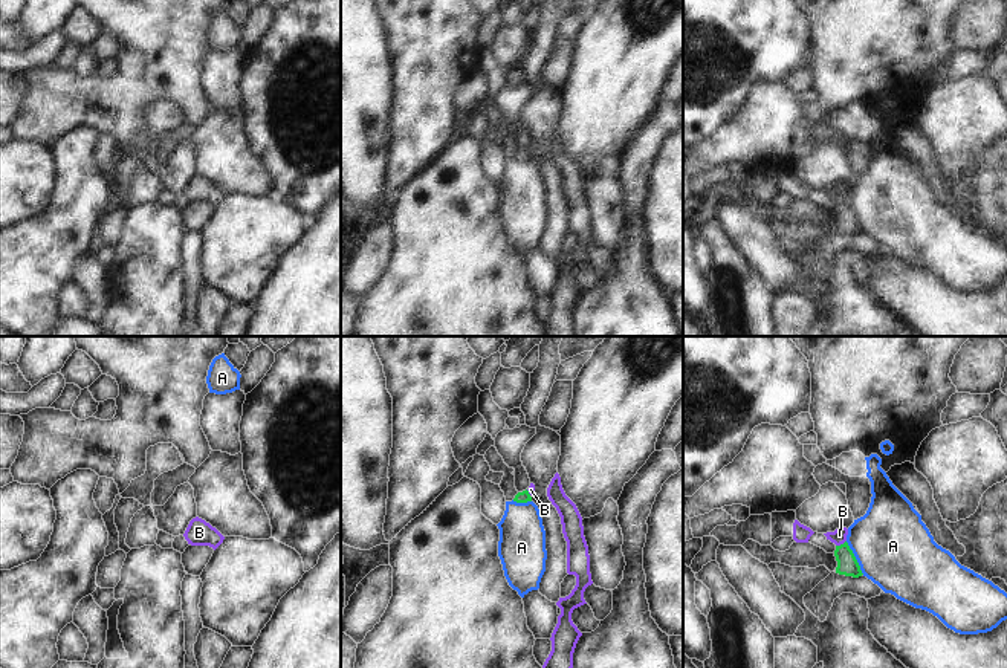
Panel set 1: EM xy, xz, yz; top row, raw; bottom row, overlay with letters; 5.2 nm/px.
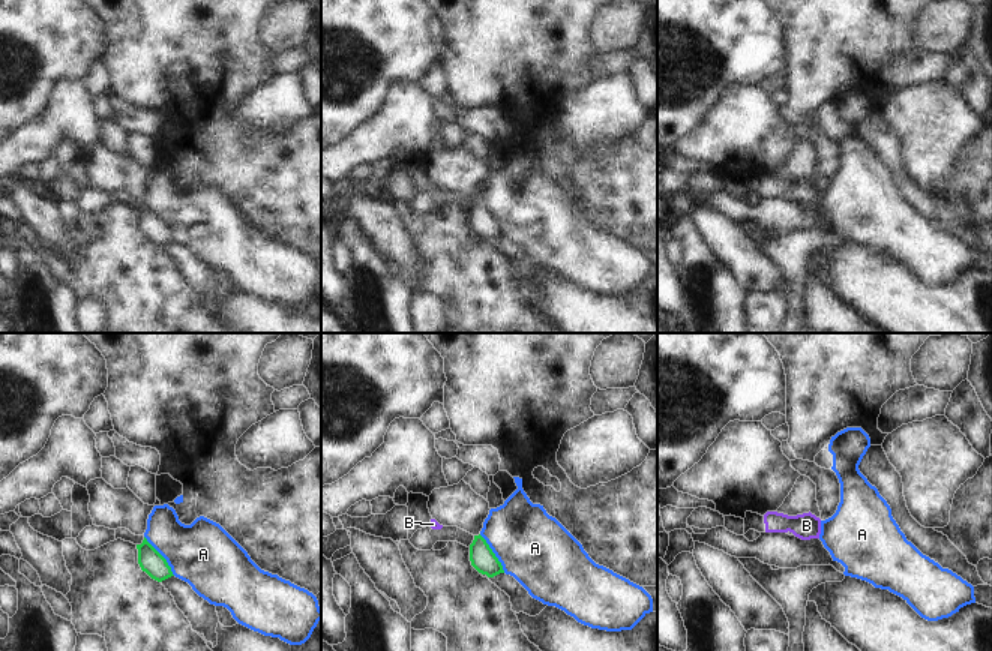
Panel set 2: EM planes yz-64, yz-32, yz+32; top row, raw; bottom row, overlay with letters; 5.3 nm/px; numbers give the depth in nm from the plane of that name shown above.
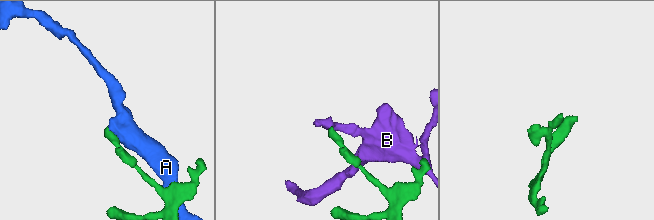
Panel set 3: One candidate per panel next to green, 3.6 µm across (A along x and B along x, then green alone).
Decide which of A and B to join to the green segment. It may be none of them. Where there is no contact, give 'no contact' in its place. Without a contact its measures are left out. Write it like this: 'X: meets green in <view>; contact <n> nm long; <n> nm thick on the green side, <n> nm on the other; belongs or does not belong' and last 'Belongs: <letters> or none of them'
A: meets green in yz; contact 200 nm long; 110 nm thick on the green side, 400 nm on the other; does not belong
B: meets green in yz; contact 70 nm long; 110 nm thick on the green side, 80 nm on the other; does not belong
Belongs: none of them

